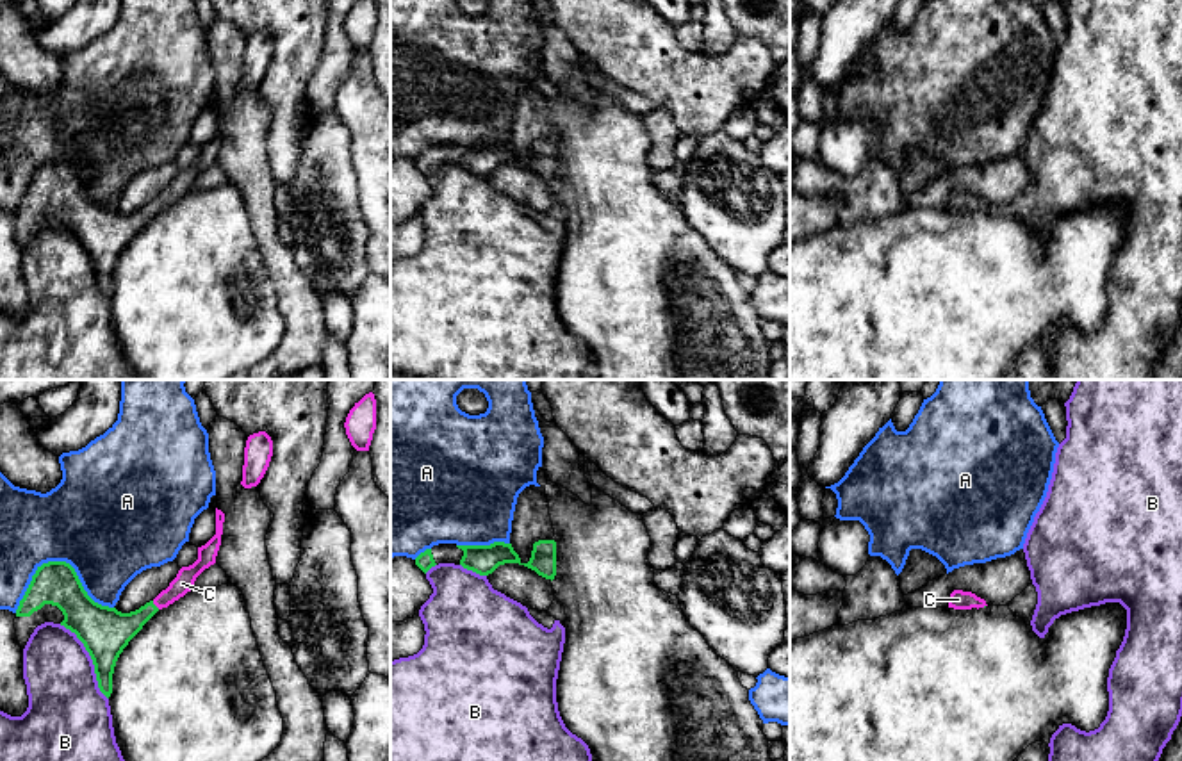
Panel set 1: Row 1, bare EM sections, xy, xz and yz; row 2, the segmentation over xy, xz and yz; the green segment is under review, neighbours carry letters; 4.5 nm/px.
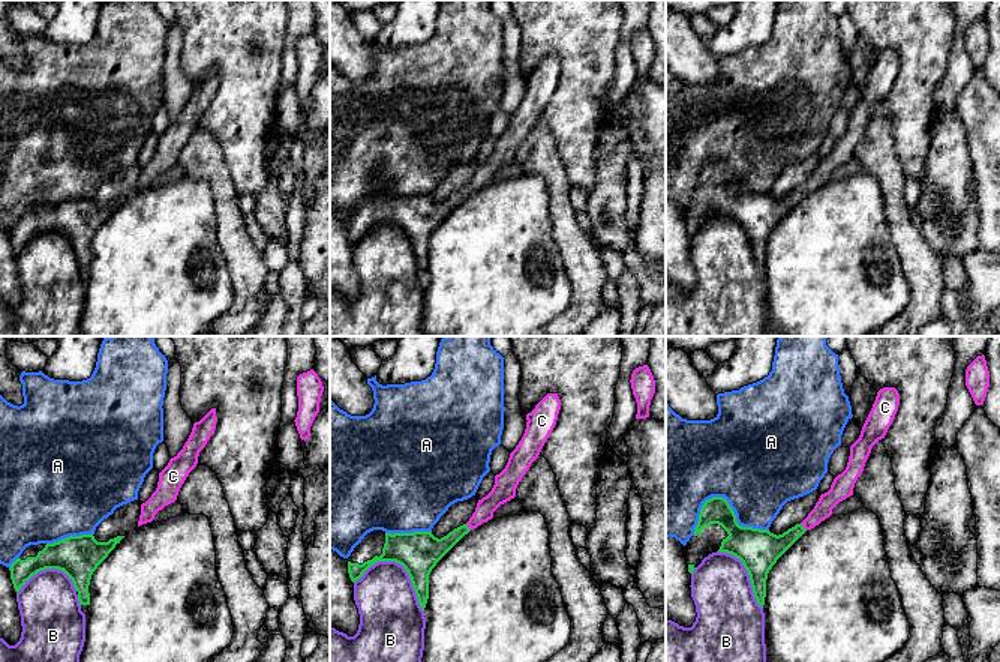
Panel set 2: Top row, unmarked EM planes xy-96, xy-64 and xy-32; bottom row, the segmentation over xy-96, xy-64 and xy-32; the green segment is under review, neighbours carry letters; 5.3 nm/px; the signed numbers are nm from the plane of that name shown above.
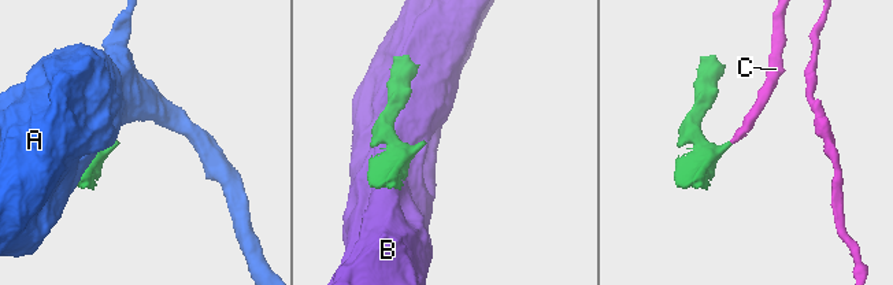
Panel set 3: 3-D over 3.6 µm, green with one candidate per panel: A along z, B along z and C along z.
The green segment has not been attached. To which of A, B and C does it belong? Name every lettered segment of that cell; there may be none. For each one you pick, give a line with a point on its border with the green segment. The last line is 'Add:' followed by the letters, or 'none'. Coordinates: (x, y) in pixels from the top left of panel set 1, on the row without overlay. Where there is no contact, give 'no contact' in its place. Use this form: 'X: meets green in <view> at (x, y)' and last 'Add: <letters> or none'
C: meets green in xy at (154, 205)
Add: C

